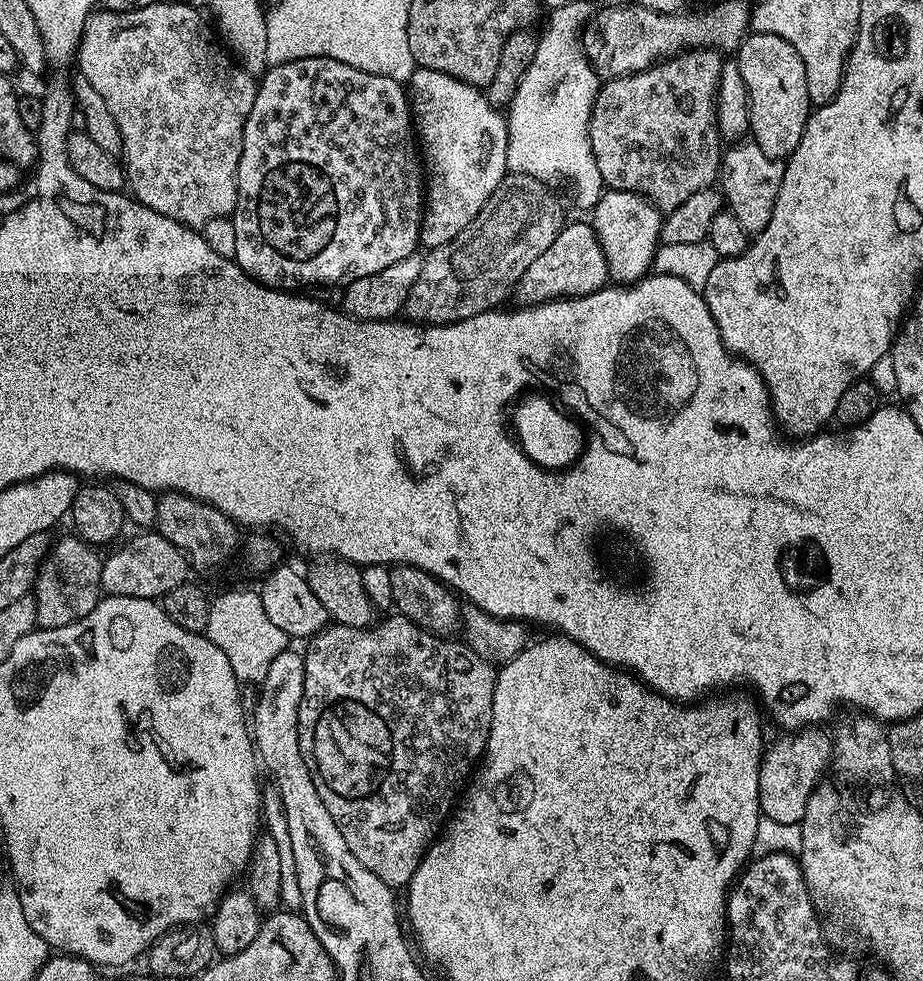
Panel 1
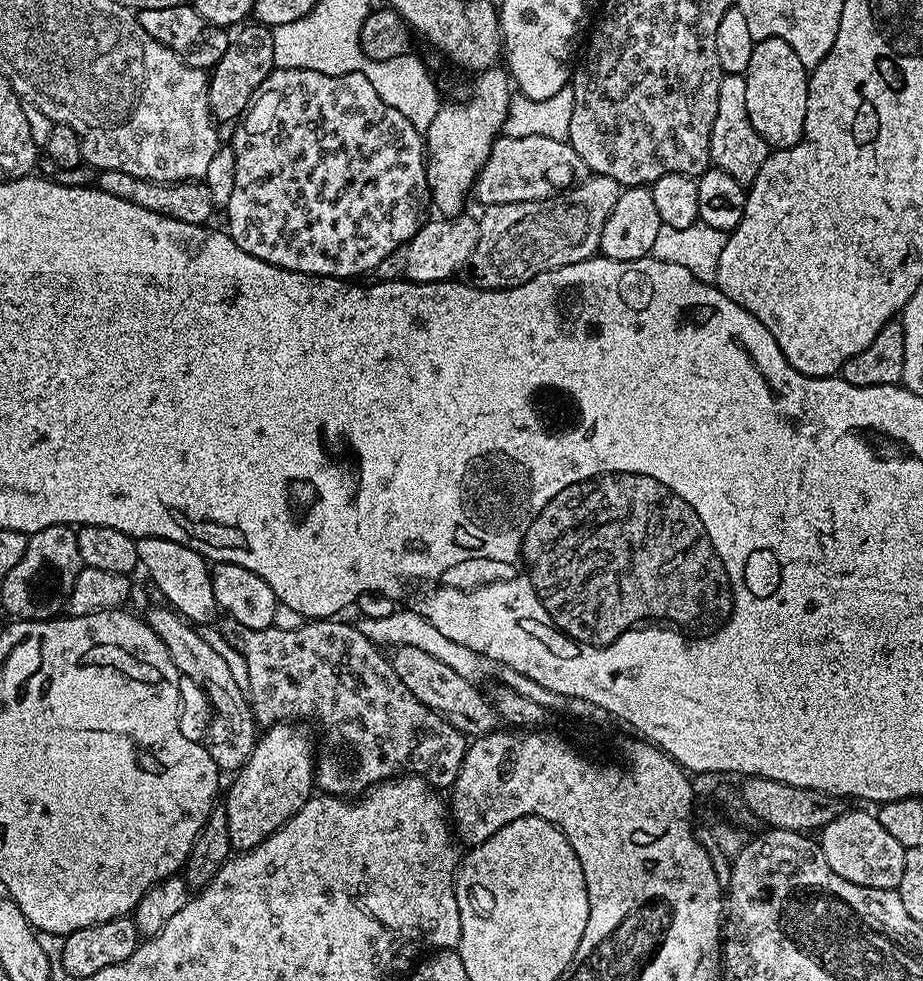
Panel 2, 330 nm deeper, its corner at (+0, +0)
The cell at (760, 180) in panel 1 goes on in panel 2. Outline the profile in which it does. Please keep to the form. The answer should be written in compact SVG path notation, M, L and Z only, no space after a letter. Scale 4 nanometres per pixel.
M721 75L718 86L718 114L714 114L714 126L710 134L710 160L715 167L721 168L734 182L749 185L758 178L762 162L769 154L768 143L754 130L750 114L746 114L746 82L743 76Z

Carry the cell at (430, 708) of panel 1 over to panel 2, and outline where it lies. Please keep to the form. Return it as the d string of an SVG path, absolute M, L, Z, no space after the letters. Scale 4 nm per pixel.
M224 618L219 621L218 631L224 636L226 642L234 650L238 650L246 660L249 675L249 684L246 690L252 706L252 717L256 719L257 725L271 726L281 722L316 724L317 730L320 731L321 740L318 740L318 751L314 756L316 762L315 787L321 793L341 798L356 798L367 792L369 788L381 784L384 780L391 780L405 774L421 776L423 780L427 780L437 790L448 790L455 784L458 774L462 770L462 762L465 752L468 751L469 741L464 733L454 726L450 726L450 722L446 722L440 713L430 710L430 706L418 702L418 698L414 698L414 694L410 694L410 690L406 690L402 678L398 678L398 674L394 674L391 659L387 655L383 656L380 653L383 651L373 644L370 638L366 638L366 634L362 634L355 623L347 624L344 618L312 618L301 623L299 628L277 628L273 626L262 630L250 630L238 622Z

